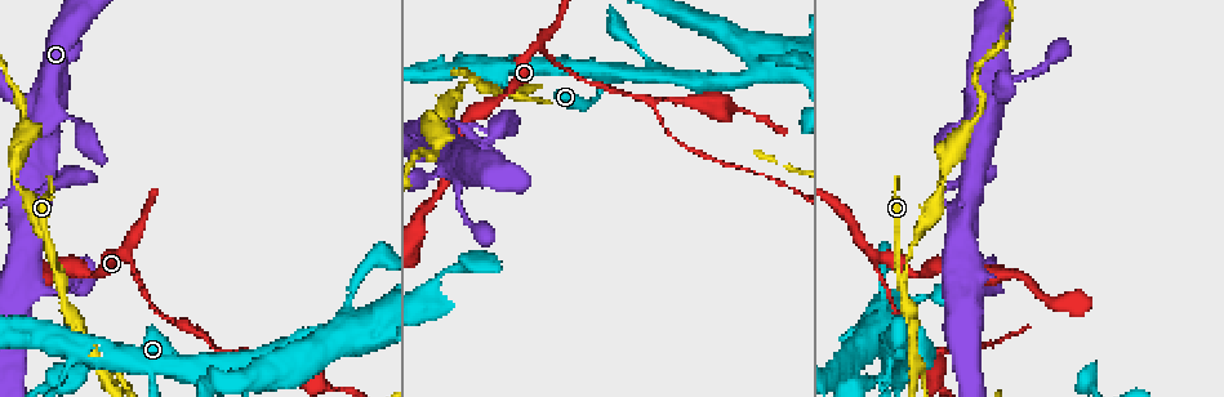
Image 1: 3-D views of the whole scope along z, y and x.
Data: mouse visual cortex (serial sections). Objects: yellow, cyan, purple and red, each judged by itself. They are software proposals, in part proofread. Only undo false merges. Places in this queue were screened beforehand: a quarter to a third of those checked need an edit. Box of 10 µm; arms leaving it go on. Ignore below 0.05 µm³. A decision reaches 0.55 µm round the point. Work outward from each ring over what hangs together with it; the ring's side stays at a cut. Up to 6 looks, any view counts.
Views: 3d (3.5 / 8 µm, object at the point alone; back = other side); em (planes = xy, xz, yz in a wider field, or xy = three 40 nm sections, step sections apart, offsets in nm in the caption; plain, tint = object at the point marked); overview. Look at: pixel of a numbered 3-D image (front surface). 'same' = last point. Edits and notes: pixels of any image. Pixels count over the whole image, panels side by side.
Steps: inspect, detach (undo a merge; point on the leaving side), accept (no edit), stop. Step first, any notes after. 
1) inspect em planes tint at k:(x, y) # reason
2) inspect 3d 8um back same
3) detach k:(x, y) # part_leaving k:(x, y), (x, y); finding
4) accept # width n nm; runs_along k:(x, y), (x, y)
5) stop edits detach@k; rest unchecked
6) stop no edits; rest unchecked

inspect 3d 3.5um at 1:(235, 351) # arms part here

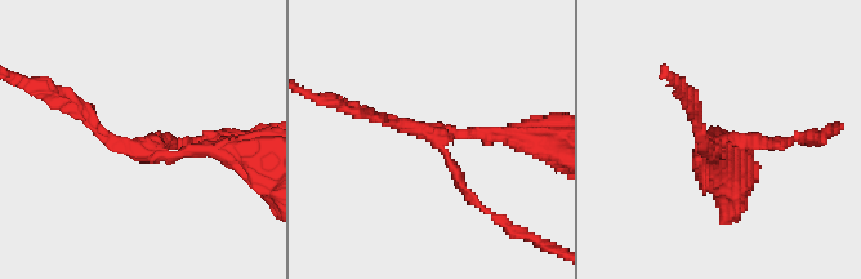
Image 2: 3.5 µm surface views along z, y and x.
inspect em xy step 5 plain at 2:(714, 144) # arms 3; arm_widths 100, 150, 200 nm

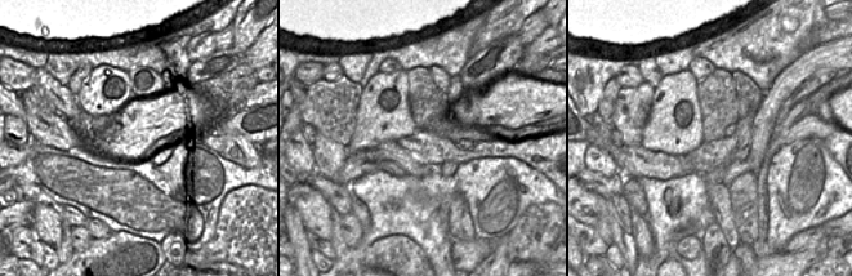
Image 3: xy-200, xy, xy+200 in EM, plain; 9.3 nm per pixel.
inspect em xy step 5 tint same # where the object lies

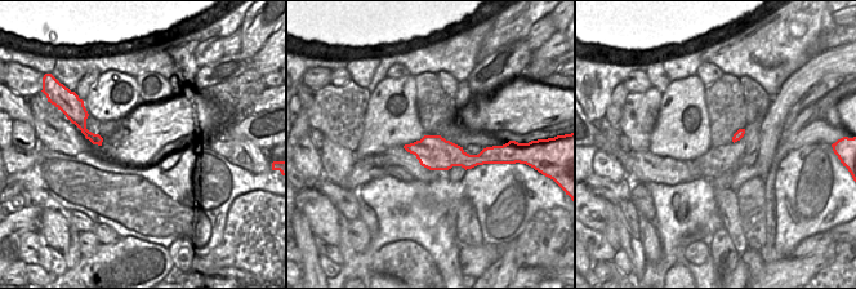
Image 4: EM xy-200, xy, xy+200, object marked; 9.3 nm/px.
accept # width 320 nm; runs_along 2:(74, 106), (125, 146), (227, 150); all the same cell

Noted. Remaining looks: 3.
inspect 3d 3.5um at 1:(754, 73) # a narrow waist

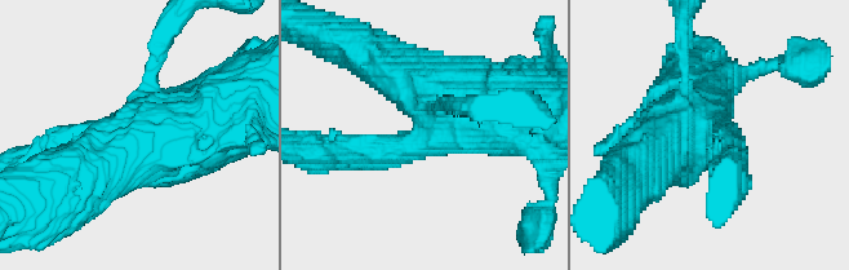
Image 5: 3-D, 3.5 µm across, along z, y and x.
inspect em xy step 3 tint at 5:(430, 138)

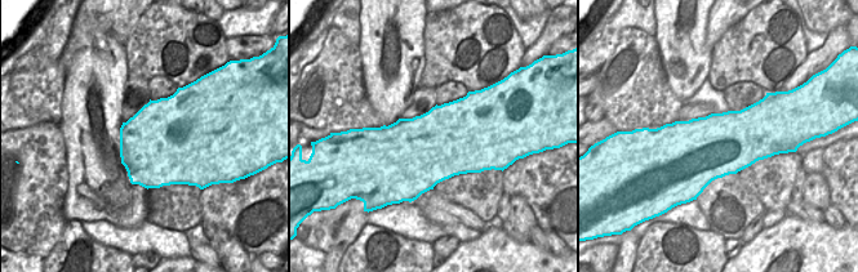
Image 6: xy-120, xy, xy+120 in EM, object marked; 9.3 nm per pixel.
accept # runs_along 5:(730, 155), (644, 172); all the same cell

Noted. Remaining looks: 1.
stop no edits; rest unchecked

